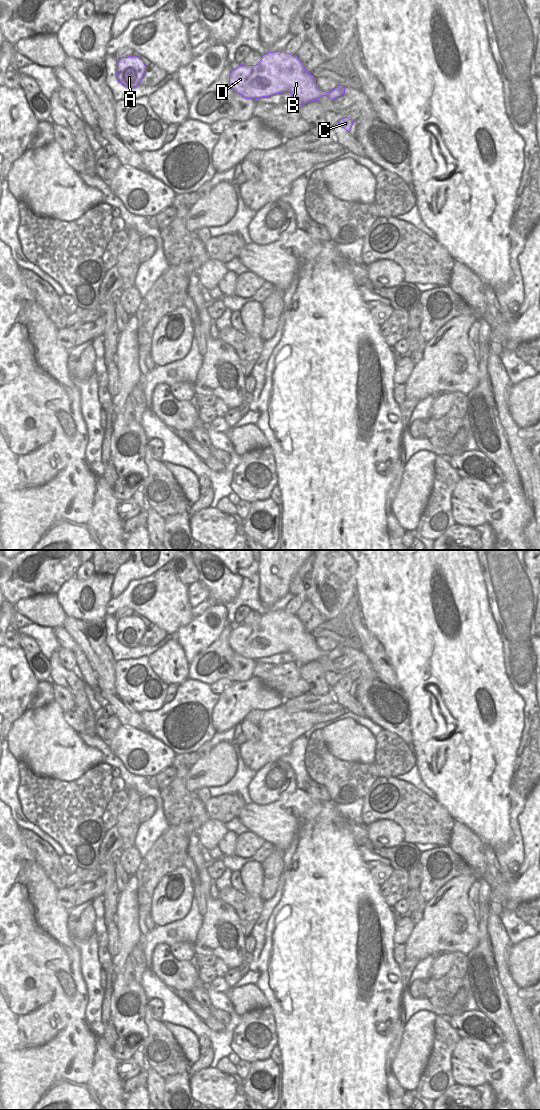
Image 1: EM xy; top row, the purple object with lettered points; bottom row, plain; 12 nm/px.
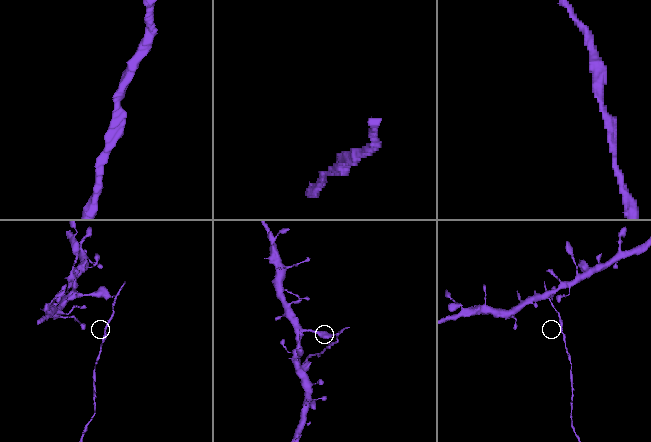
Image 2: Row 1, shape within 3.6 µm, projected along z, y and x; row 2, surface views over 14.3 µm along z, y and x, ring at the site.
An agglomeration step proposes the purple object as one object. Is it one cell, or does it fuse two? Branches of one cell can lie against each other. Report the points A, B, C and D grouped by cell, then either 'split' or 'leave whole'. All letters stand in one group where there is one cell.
A B D / C; split

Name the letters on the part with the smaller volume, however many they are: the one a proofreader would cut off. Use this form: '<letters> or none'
C

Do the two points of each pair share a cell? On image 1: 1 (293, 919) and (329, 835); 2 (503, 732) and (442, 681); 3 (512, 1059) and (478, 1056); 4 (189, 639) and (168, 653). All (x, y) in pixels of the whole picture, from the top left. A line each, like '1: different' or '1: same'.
1: same
2: same
3: different
4: different

